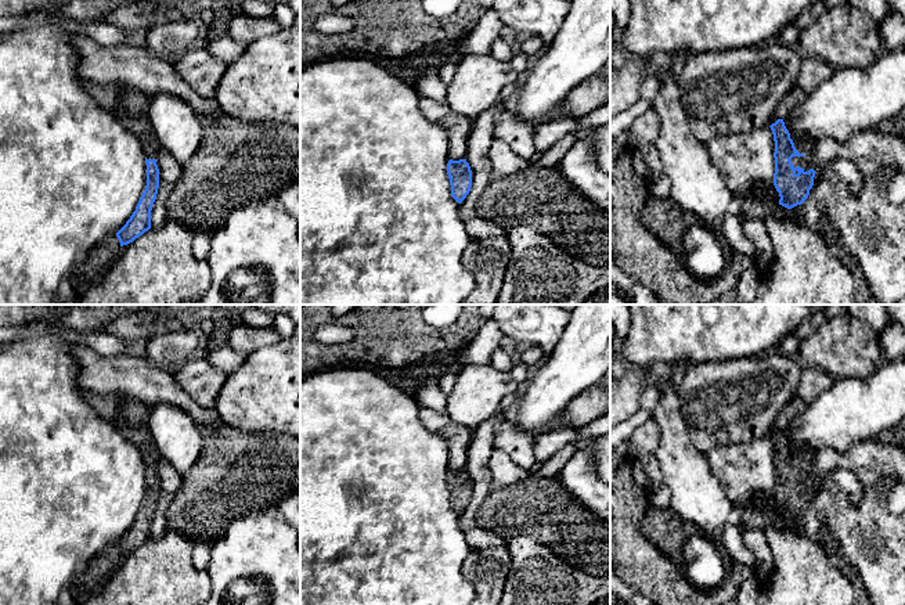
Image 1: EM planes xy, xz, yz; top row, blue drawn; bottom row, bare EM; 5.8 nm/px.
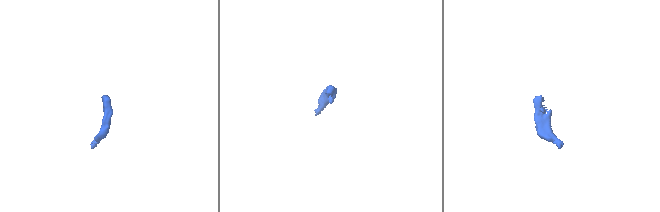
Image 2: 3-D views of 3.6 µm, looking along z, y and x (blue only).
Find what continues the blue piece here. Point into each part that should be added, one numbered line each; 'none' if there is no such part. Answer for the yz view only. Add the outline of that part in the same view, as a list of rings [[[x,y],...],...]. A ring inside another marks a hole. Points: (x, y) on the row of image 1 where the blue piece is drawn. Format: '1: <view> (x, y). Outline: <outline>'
1: yz (804, 147). Outline: [[[792,136],[790,137],[794,143],[796,150],[801,154],[800,156],[793,156],[790,161],[793,163],[793,168],[803,168],[805,166],[808,156],[811,155],[816,141],[805,141],[805,140],[798,140],[797,137]]]

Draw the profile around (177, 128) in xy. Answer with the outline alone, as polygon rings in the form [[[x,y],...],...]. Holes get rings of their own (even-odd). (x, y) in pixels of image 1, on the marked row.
[[[170,93],[151,94],[148,119],[159,145],[183,166],[196,154],[203,127],[188,102]]]

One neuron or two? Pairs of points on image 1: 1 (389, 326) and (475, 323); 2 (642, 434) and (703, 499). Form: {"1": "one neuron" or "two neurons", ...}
{"1": "one neuron", "2": "two neurons"}

